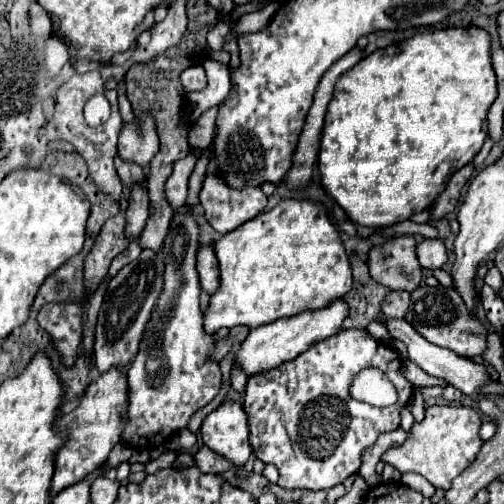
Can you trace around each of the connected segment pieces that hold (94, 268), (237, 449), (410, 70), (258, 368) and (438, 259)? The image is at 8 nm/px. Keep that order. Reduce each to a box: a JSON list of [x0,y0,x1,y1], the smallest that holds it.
[[85,212,129,292],[201,402,251,466],[319,26,497,226],[235,298,349,376],[417,238,447,268]]

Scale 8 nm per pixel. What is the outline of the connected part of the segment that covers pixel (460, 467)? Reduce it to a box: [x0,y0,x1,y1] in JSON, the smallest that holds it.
[383,406,483,488]

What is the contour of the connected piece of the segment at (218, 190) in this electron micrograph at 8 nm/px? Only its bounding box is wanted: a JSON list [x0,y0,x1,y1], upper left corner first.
[199,172,267,234]

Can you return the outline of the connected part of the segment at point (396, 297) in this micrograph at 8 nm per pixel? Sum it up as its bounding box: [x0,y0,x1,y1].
[383,292,411,318]

